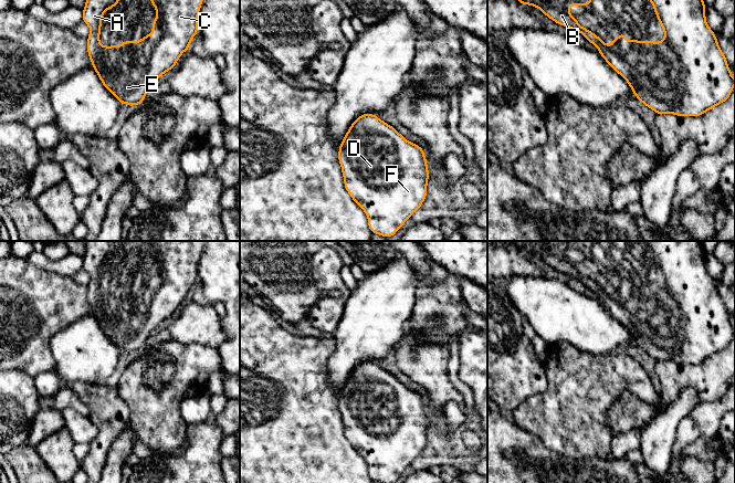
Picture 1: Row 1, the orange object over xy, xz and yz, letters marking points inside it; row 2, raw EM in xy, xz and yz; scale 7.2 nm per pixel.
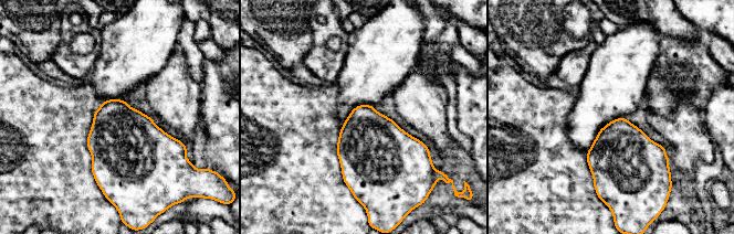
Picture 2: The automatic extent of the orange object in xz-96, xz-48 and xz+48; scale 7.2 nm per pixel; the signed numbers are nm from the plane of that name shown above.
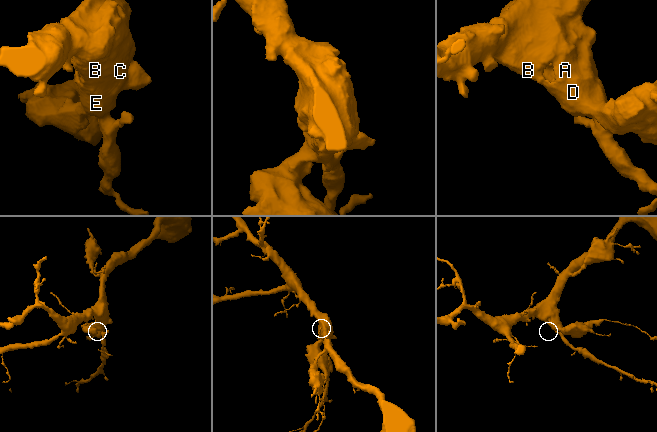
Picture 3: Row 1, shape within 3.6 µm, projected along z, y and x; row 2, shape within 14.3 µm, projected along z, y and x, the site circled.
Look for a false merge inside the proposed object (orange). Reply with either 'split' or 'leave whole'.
leave whole

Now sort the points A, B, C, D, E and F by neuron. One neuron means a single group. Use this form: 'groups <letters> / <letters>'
groups A B C D E F

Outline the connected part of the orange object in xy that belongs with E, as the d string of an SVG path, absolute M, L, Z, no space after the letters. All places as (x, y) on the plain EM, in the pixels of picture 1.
M86 241L83 270L91 276L87 300L103 333L120 351L137 354L157 326L170 318L189 296L192 285L198 281L198 262L206 241L147 241L157 260L151 281L140 288L124 288L118 294L104 294L99 291L103 262L118 252L125 242L127 241Z

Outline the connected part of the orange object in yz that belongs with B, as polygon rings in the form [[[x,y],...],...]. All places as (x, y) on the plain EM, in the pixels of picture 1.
[[[494,241],[503,244],[514,244],[524,253],[531,252],[538,255],[545,263],[560,273],[565,273],[585,283],[589,291],[598,295],[598,300],[607,311],[619,321],[630,333],[633,342],[645,354],[657,361],[674,361],[676,364],[701,364],[705,359],[725,349],[733,338],[735,326],[727,313],[726,305],[718,294],[714,280],[710,276],[705,265],[705,251],[701,241],[642,241],[651,250],[660,273],[664,279],[664,287],[653,288],[627,288],[623,281],[609,293],[594,280],[582,275],[569,261],[571,253],[590,253],[594,241]]]

